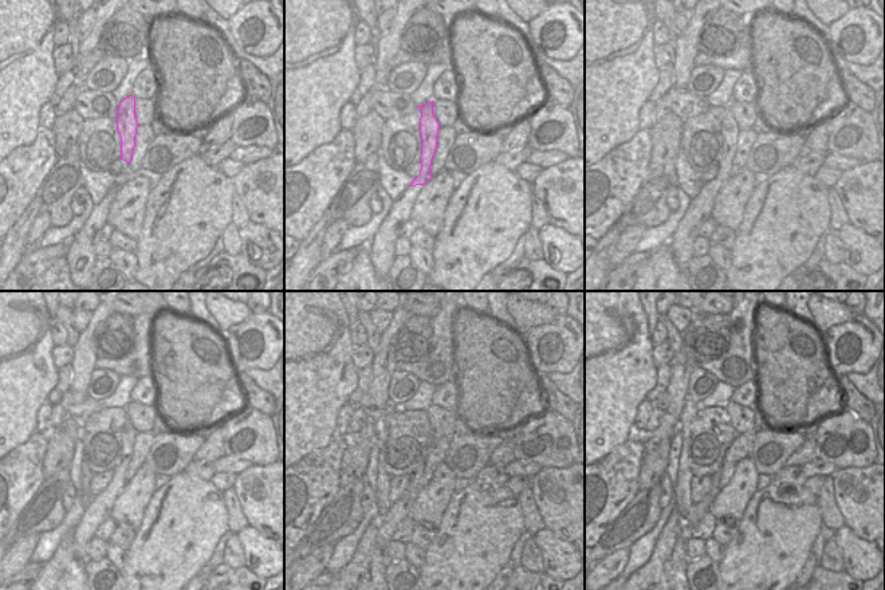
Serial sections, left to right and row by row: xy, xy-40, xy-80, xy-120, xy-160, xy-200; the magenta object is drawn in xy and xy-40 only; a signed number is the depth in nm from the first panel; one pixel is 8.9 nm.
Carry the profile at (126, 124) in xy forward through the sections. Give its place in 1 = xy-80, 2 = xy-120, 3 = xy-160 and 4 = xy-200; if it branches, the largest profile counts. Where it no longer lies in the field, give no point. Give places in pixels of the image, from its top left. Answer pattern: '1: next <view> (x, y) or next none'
1: next xy-80 (730, 129)
2: next xy-120 (117, 482)
3: next xy-160 (416, 476)
4: next xy-200 (715, 479)

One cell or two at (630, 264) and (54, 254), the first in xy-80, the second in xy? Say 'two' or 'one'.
one

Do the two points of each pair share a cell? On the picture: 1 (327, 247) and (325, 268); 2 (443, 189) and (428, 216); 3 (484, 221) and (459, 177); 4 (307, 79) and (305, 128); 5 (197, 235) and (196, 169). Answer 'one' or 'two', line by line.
1: two
2: one
3: two
4: one
5: one

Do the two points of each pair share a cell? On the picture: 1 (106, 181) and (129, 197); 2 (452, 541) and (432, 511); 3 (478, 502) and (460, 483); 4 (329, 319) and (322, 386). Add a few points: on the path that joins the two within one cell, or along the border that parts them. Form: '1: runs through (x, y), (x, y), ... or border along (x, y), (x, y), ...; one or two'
1: border along (120, 187), (137, 177), (145, 177), (150, 189); two
2: border along (452, 494), (441, 520), (435, 527); two
3: border along (471, 480), (456, 492); two
4: runs through (322, 335), (322, 370); one

